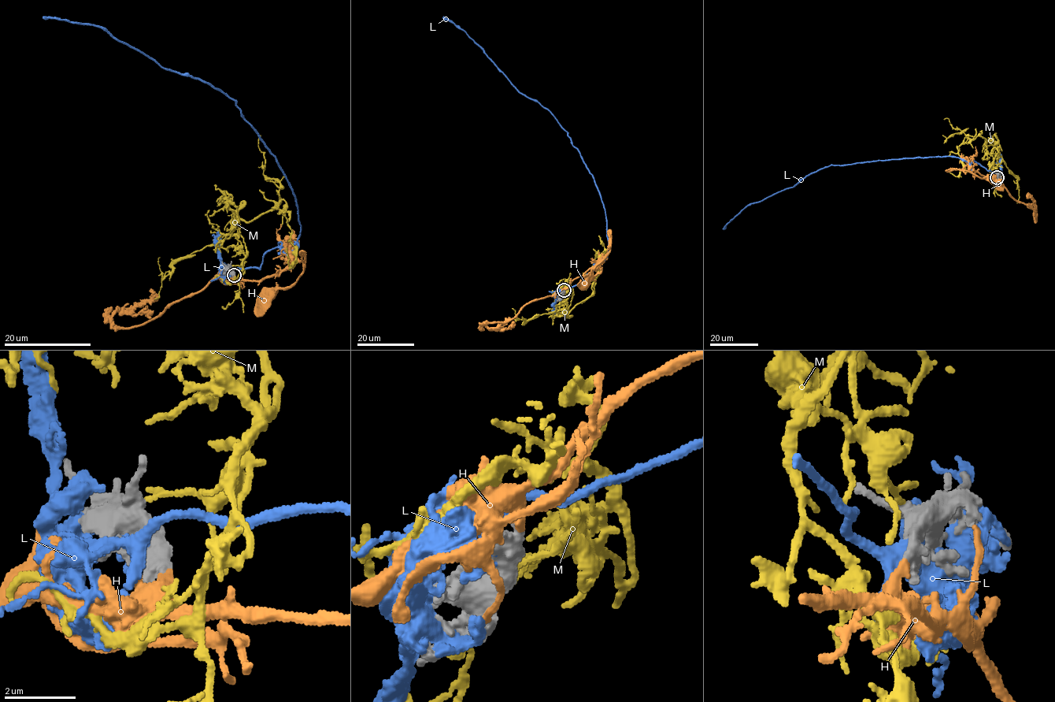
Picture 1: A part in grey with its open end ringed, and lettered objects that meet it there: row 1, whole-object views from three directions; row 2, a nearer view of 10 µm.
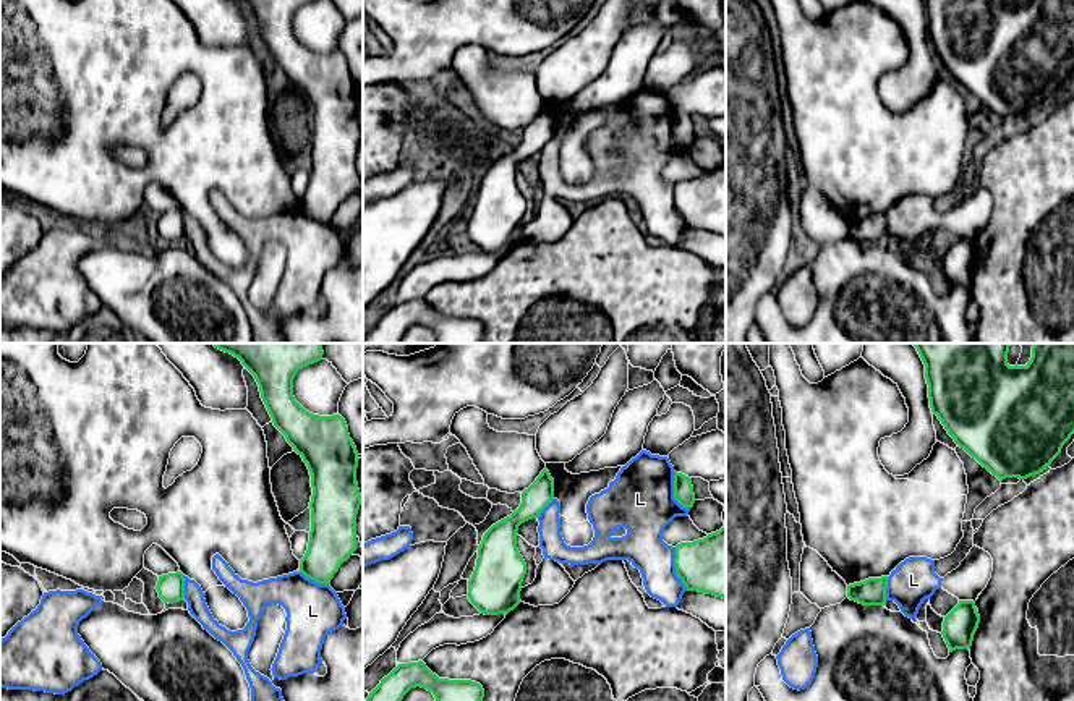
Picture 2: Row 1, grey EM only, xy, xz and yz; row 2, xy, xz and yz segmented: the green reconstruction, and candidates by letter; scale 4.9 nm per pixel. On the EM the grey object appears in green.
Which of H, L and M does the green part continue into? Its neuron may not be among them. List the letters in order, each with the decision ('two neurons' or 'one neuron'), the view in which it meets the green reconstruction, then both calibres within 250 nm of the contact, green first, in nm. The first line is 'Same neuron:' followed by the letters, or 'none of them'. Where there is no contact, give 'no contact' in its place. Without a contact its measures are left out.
Same neuron: H
H: one neuron; no contact
L: two neurons; meets green in xz; 320 nm thick on the green side, 200 nm on the other
M: two neurons; no contact

